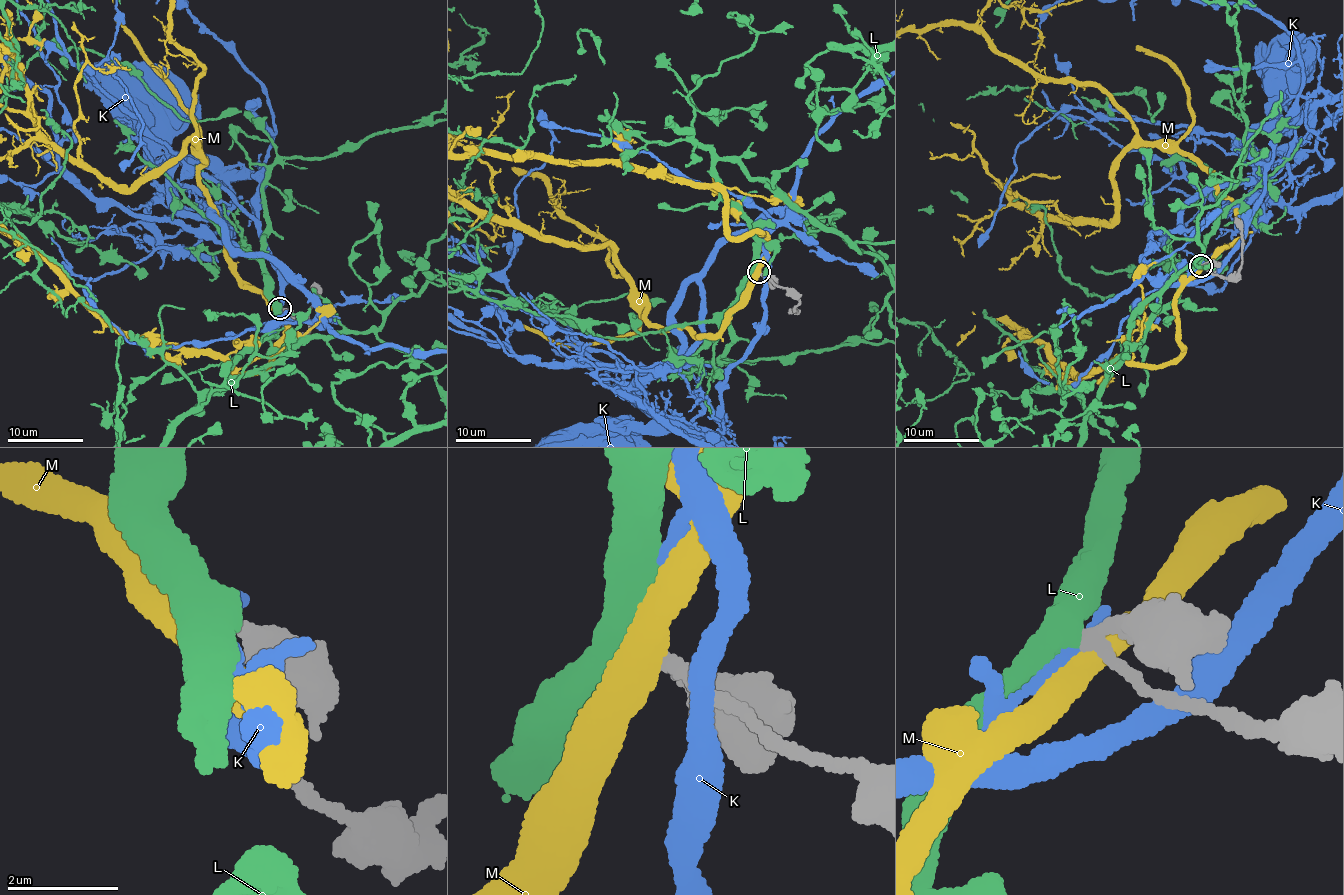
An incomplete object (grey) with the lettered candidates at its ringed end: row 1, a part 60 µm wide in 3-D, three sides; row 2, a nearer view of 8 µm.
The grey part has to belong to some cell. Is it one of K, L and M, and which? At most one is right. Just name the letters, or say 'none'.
L

